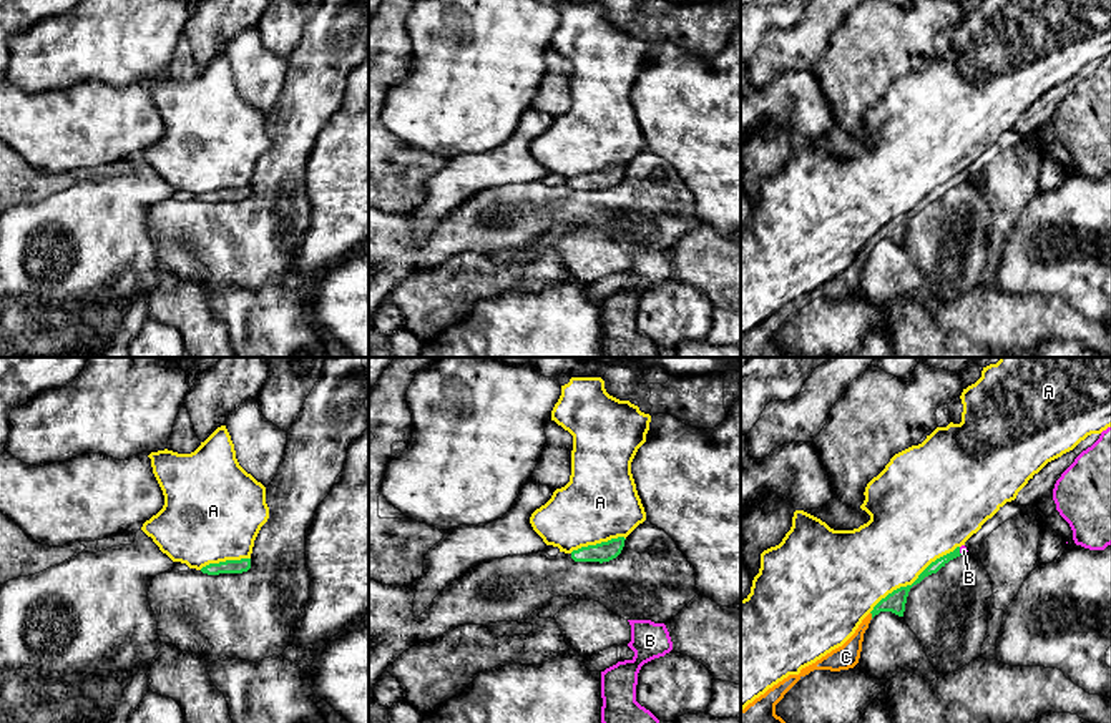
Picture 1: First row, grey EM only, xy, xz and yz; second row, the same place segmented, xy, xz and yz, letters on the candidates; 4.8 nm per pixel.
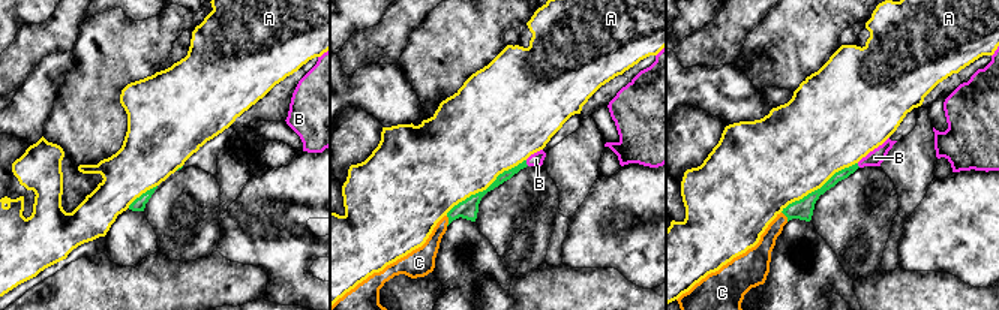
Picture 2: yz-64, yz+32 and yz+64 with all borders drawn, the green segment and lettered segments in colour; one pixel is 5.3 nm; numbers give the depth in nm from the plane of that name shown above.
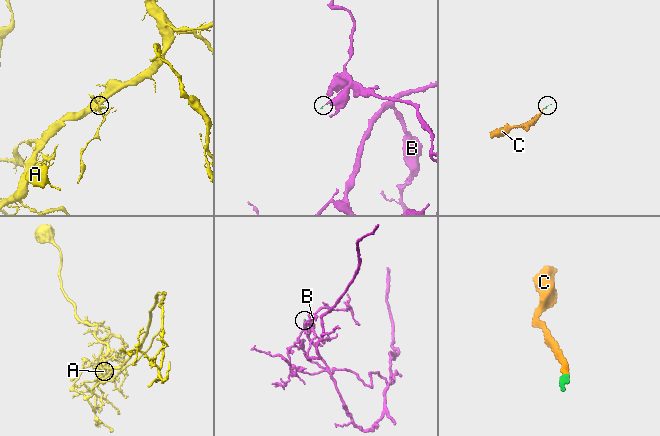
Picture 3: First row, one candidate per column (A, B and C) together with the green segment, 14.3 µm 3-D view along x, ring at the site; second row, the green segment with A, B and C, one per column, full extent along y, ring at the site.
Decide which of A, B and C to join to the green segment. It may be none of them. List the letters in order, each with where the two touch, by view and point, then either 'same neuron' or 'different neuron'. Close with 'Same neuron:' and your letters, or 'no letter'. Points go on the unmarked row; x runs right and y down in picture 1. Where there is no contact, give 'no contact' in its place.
A: contact yz (915, 208); different neuron
B: contact yz (959, 178); same neuron
C: contact yz (872, 243); same neuron
Same neuron: B, C

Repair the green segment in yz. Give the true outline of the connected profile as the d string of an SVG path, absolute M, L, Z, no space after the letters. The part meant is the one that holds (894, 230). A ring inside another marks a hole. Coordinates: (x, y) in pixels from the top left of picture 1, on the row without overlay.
M965 173L957 175L953 180L932 189L912 213L900 214L882 226L842 274L832 278L815 291L802 296L799 302L789 302L787 306L769 316L764 322L756 326L752 331L749 331L744 337L741 337L741 357L799 357L787 352L781 344L776 342L776 332L784 326L784 322L802 304L809 302L814 298L840 299L854 296L859 291L864 261L869 256L870 248L880 239L892 239L898 244L903 244L910 216L920 211L925 204L937 201L950 188L960 183L967 183L967 180L968 178Z

